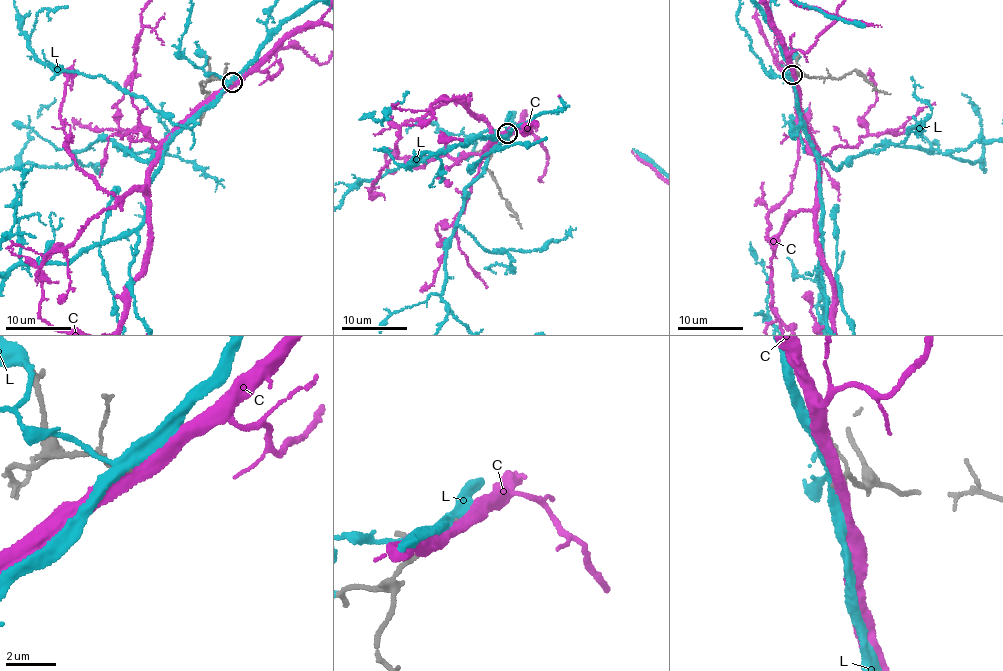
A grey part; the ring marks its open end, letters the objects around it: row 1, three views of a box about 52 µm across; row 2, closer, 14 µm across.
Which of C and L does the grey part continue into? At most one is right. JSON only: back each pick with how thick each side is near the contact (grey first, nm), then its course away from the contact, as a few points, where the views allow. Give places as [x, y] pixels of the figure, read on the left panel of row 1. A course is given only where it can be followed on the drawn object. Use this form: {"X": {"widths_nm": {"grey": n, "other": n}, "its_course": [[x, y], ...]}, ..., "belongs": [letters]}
{"belongs": []}

